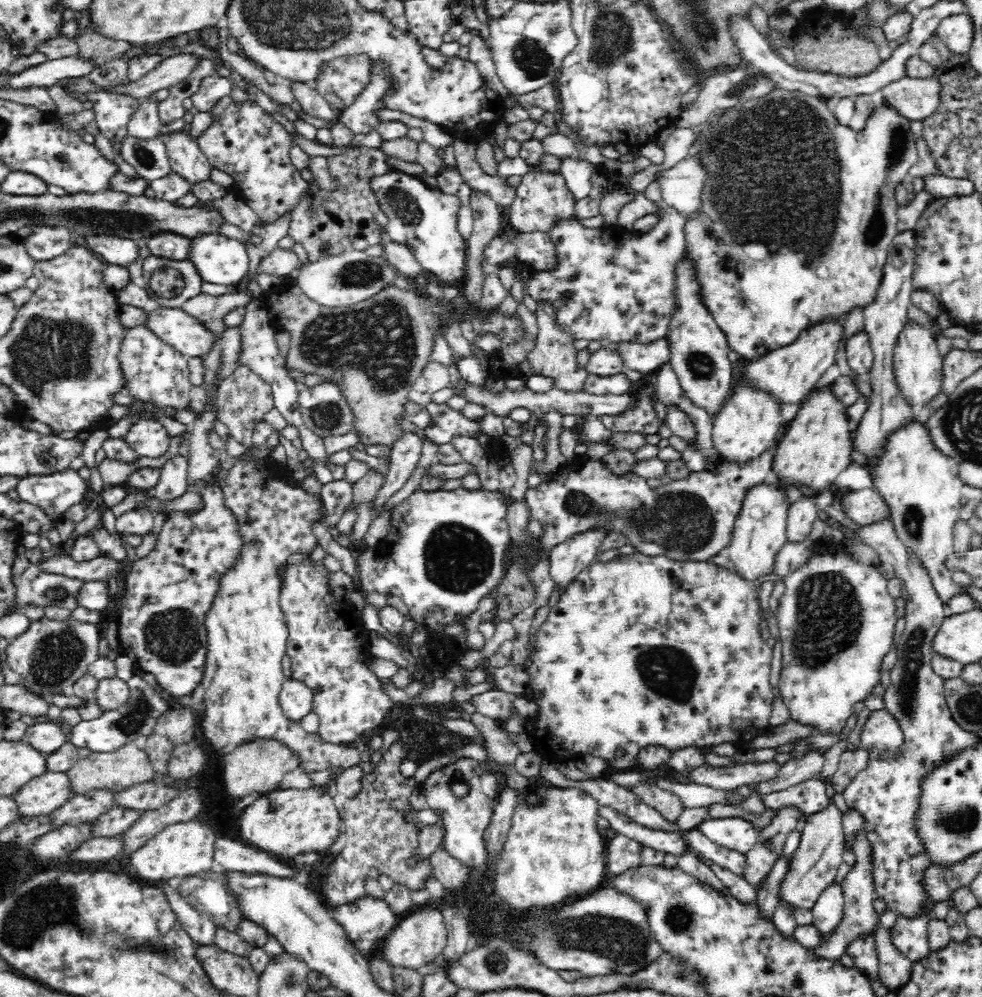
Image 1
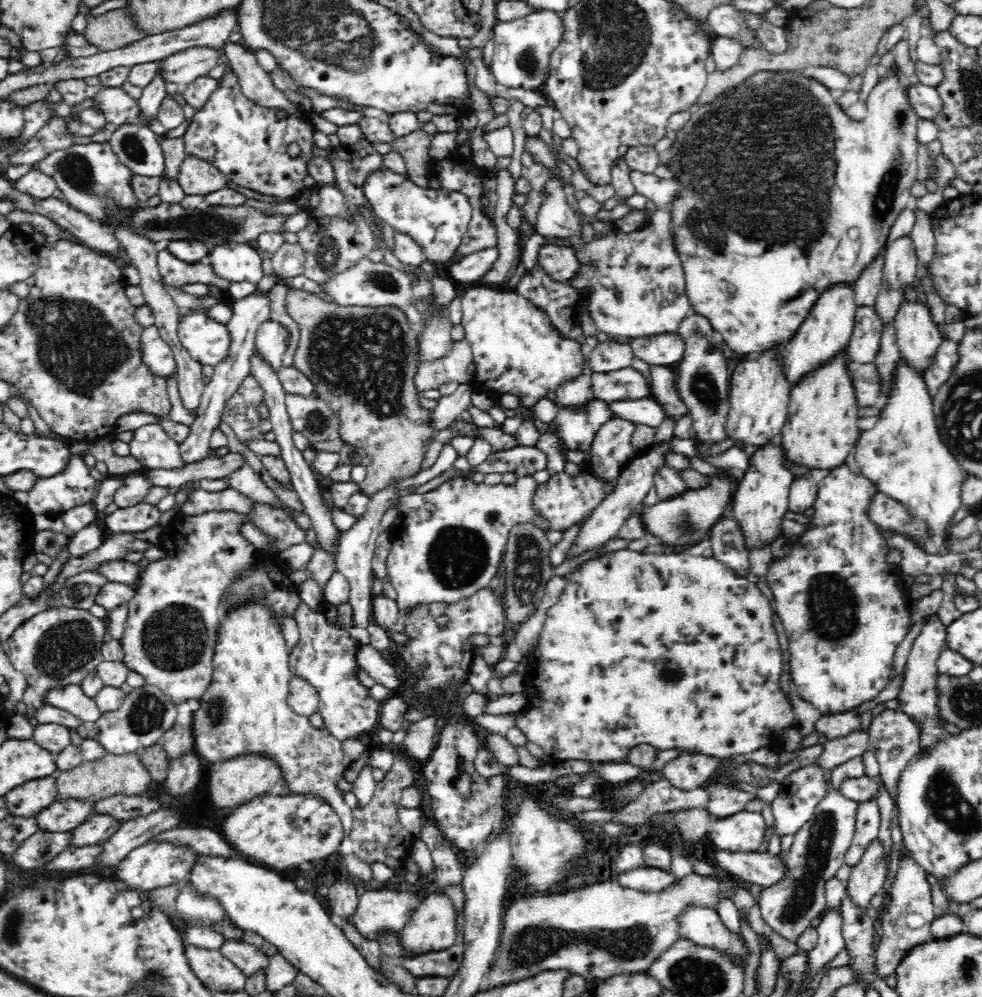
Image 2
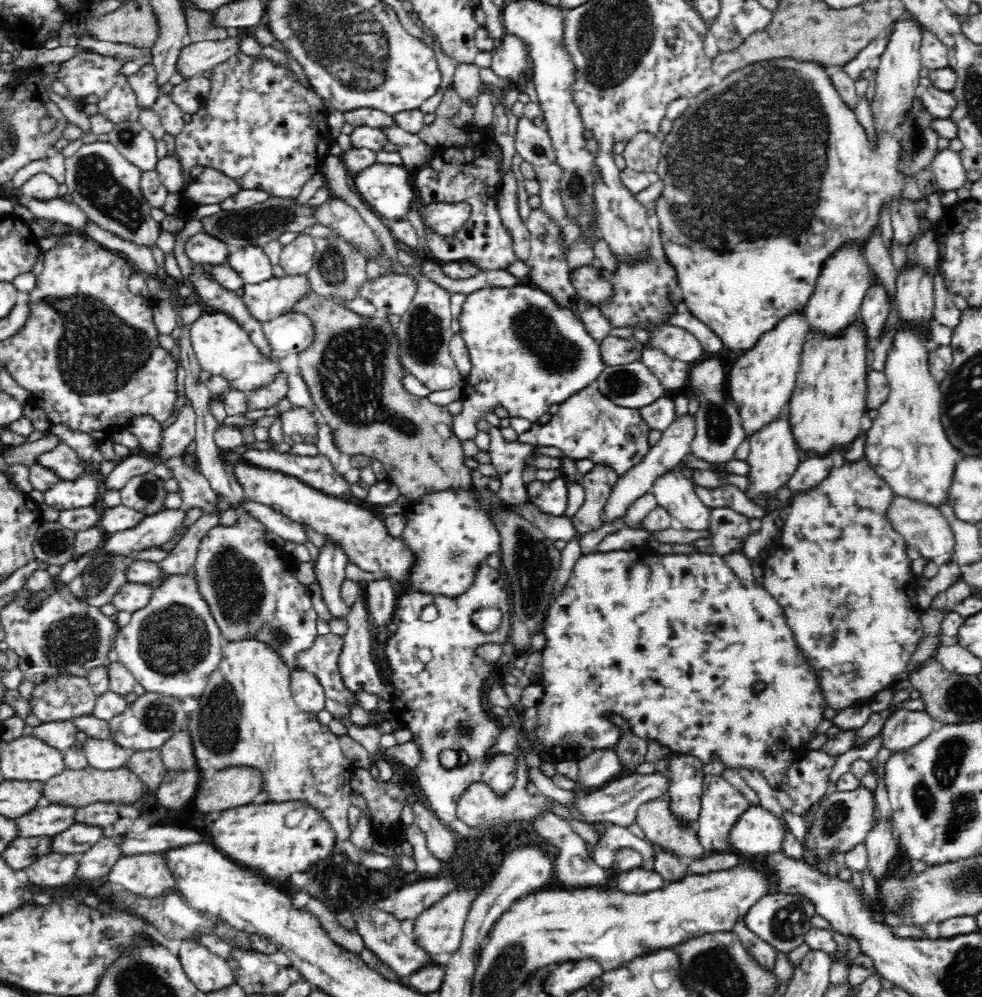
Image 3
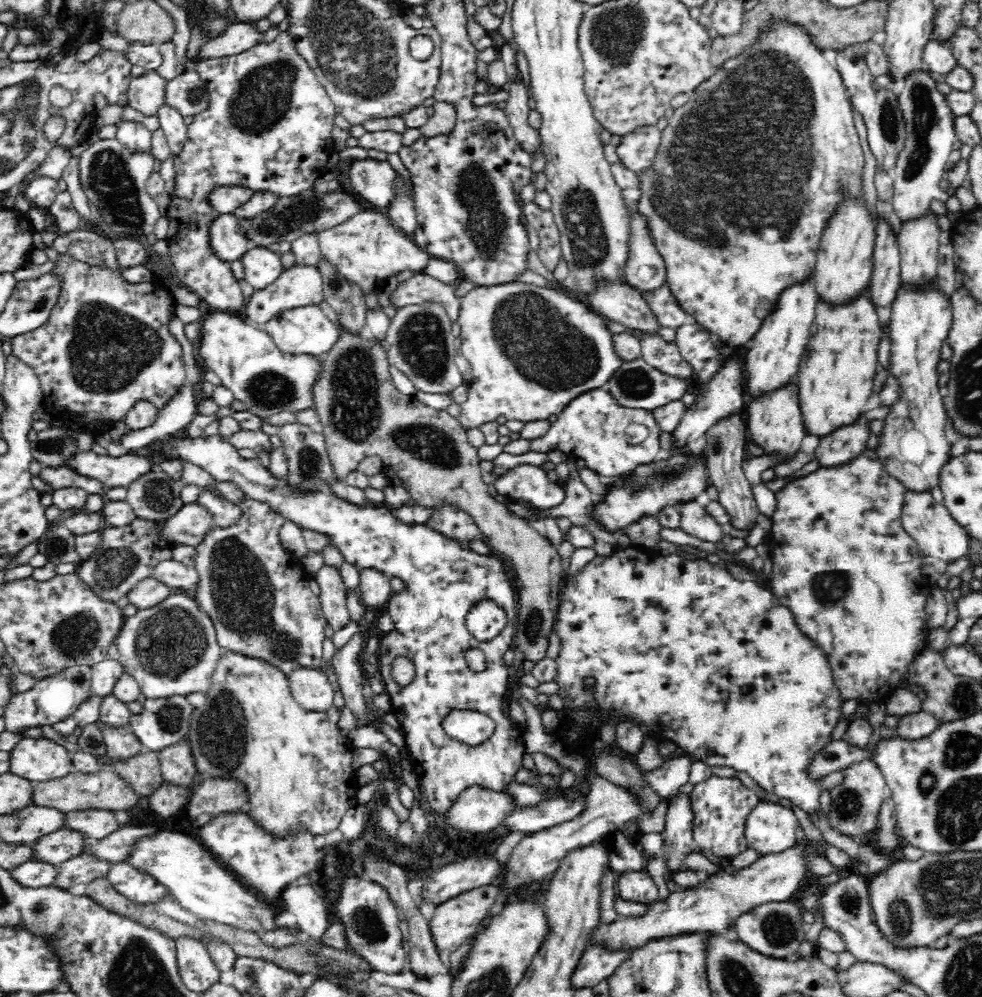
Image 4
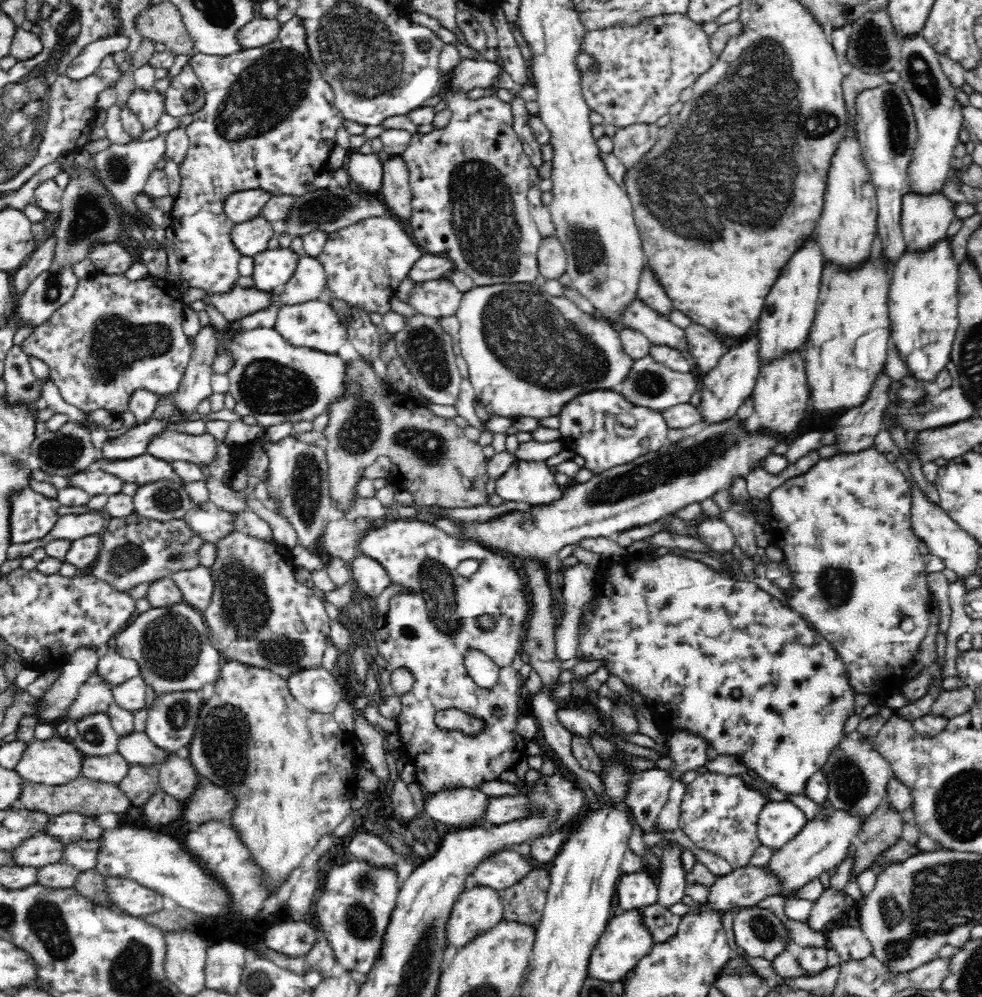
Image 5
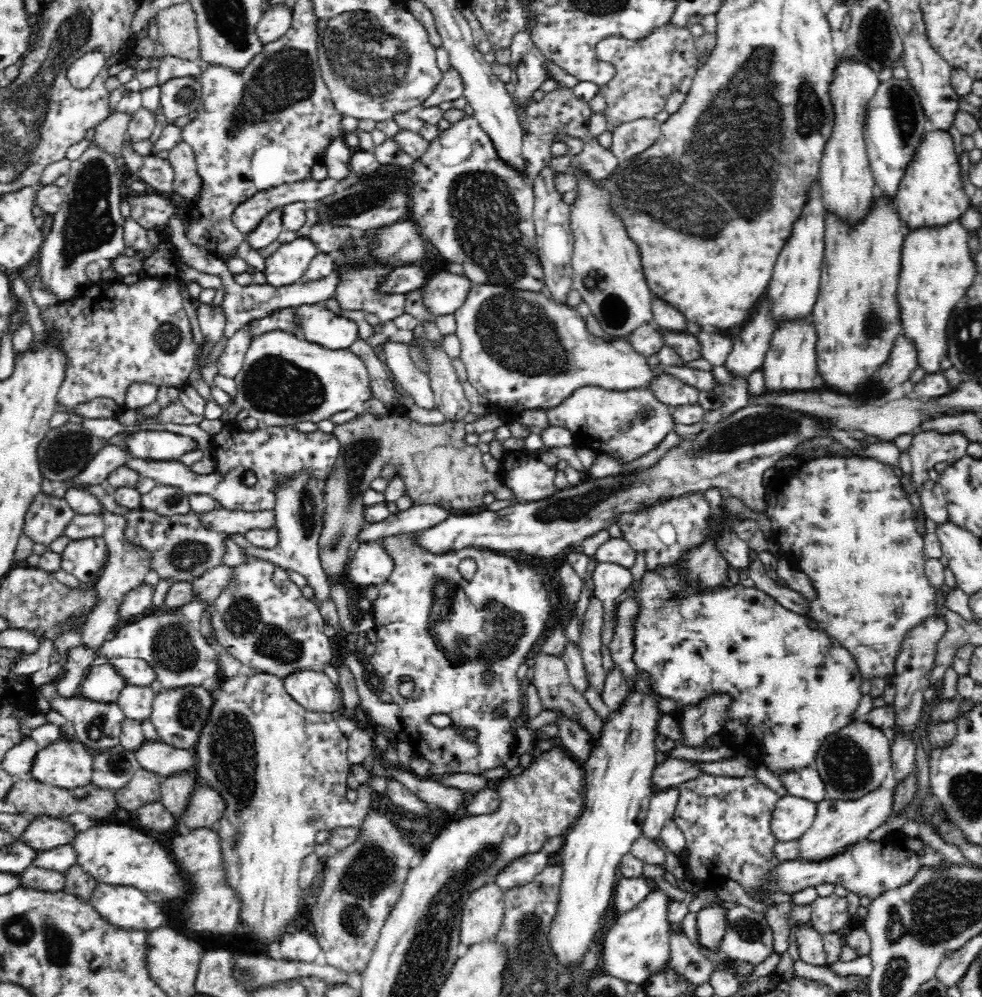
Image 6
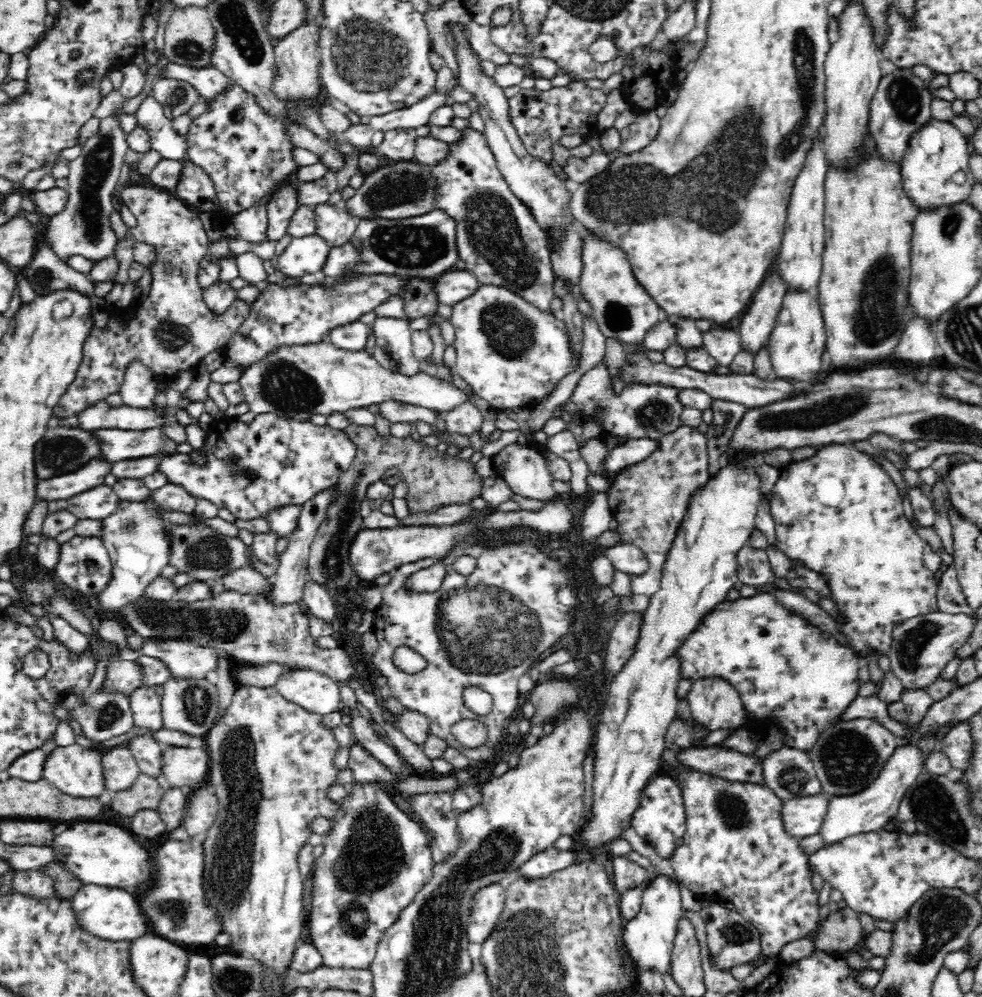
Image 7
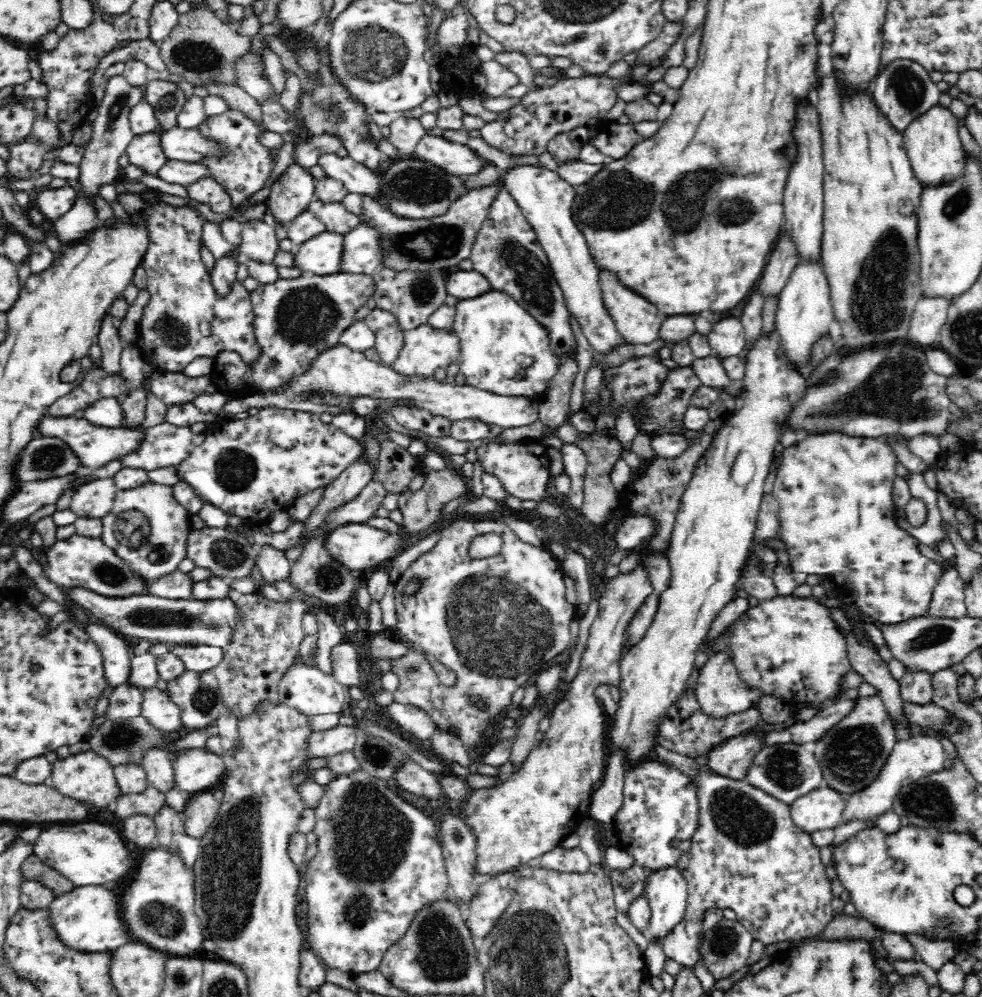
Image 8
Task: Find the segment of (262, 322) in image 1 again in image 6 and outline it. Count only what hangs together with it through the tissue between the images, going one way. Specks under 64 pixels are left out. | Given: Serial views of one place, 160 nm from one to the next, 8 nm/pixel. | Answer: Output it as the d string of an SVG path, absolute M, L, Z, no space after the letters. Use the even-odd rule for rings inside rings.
M321 303L297 306L293 323L299 337L328 350L349 348L358 339L359 326L354 321L336 314Z

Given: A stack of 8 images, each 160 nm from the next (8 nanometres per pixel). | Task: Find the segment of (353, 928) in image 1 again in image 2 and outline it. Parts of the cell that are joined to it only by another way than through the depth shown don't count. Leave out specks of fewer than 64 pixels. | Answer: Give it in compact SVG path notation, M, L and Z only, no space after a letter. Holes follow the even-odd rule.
M390 889L369 890L359 895L359 901L353 915L347 920L364 940L375 940L380 934L397 933L412 916L413 910L423 899L411 891Z

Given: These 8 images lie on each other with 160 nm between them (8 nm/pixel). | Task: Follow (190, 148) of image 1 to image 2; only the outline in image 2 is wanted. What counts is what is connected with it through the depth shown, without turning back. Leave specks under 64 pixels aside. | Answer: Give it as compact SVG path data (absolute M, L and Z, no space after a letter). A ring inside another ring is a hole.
M190 153L186 154L180 163L176 179L187 195L204 196L210 191L228 186L225 174L212 163Z

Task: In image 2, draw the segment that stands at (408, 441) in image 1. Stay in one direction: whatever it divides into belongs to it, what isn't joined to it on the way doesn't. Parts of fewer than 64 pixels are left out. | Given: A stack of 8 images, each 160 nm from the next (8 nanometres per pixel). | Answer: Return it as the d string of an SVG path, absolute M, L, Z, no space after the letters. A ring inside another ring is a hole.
M399 480L390 482L388 486L382 488L380 492L376 492L370 497L370 502L366 506L364 512L359 520L346 532L342 532L343 536L338 546L337 553L337 570L340 571L350 583L349 590L349 606L353 610L354 626L366 628L372 624L371 603L373 594L371 585L375 578L374 572L371 568L372 558L374 558L374 549L376 539L379 534L383 532L382 518L386 510L391 508L393 499L398 498L399 493Z

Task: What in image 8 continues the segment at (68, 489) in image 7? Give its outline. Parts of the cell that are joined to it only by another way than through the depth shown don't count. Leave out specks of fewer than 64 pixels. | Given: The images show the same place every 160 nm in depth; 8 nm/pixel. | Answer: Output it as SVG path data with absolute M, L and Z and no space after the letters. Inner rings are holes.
M83 469L77 473L68 474L68 476L20 482L18 493L6 504L2 517L8 526L23 521L41 507L55 505L69 491L76 491L77 487L89 483L87 479L90 478L89 469Z

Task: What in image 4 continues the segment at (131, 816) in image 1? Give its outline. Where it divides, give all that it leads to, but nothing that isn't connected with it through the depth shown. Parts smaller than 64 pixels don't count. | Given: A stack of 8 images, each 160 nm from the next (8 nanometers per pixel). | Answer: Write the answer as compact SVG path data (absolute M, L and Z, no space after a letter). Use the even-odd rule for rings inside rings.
M64 826L38 838L33 844L34 853L42 861L60 865L82 853L87 841L82 832Z

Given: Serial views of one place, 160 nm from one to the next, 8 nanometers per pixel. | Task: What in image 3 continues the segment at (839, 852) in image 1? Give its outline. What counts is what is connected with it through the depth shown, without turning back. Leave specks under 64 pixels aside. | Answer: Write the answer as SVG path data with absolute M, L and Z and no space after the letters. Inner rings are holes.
M863 786L852 792L835 791L819 802L813 809L814 822L807 829L804 836L804 848L802 850L802 861L809 868L818 870L818 864L826 864L830 860L830 854L836 852L847 853L856 844L866 838L870 832L872 813L876 811L874 794L868 792ZM775 890L761 896L744 915L749 930L762 941L776 948L777 952L788 954L804 944L805 934L812 928L812 916L816 914L816 905L812 898L802 893L785 893Z

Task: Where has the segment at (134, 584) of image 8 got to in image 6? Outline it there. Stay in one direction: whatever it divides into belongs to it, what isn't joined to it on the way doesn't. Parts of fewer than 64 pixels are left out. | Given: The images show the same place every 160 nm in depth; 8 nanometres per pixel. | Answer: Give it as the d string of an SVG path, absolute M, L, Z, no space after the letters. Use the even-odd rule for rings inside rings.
M103 536L71 541L64 552L62 552L61 557L62 570L76 576L83 585L93 585L106 564L107 544L105 543Z

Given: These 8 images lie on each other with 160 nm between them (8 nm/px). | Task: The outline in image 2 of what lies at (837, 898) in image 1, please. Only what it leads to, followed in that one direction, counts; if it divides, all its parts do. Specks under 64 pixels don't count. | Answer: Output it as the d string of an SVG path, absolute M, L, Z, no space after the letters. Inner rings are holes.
M842 908L836 910L825 909L820 914L820 922L816 926L817 944L808 953L811 961L809 981L831 960L833 960L845 948L845 940L842 932Z

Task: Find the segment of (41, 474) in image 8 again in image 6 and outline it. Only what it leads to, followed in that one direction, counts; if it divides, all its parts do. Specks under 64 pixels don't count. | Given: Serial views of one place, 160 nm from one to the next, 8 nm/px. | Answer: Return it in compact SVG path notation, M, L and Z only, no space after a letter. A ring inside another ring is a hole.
M67 421L58 428L51 428L37 448L41 474L44 478L60 484L76 479L102 446L104 446L104 440L92 436L81 424Z

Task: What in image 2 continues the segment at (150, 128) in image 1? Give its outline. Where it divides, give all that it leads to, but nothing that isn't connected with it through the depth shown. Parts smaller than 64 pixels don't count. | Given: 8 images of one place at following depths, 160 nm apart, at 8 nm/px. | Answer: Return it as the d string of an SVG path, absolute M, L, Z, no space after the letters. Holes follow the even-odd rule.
M160 72L154 77L154 80L143 88L141 97L137 100L137 119L138 124L144 128L150 128L152 122L157 118L160 106L164 98L168 96L165 83L160 77Z

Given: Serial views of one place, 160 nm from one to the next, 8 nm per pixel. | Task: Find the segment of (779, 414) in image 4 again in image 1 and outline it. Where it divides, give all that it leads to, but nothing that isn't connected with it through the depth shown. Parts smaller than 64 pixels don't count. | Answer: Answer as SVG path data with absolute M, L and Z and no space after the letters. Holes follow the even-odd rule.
M778 482L754 488L744 502L743 512L735 522L735 532L727 547L732 570L737 576L752 583L764 576L774 575L776 554L786 544L787 511L789 508L785 490L780 491Z

